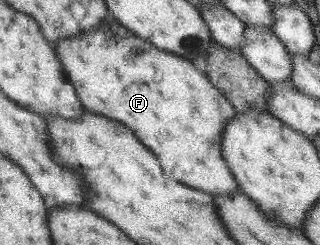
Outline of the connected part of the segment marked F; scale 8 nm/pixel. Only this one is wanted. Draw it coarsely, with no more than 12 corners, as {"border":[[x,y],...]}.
{"border":[[117,22],[54,44],[84,110],[166,176],[238,189],[236,111],[205,73]]}

